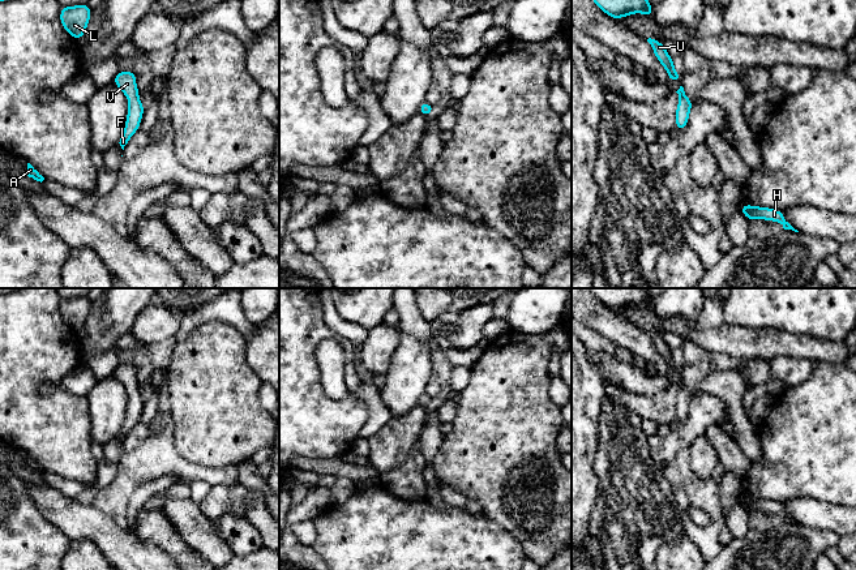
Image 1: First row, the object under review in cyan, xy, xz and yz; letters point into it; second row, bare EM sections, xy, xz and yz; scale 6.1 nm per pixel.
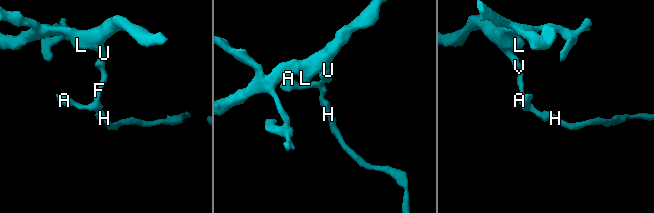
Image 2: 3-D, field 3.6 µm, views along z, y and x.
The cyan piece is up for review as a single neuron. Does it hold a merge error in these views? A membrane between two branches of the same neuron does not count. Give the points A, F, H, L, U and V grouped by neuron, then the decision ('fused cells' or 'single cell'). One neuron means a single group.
groups A F H L U V; single cell

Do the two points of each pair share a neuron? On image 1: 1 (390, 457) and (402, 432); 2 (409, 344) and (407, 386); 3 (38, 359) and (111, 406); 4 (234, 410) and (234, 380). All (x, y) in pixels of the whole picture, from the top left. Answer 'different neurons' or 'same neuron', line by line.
1: same neuron
2: same neuron
3: different neurons
4: same neuron

